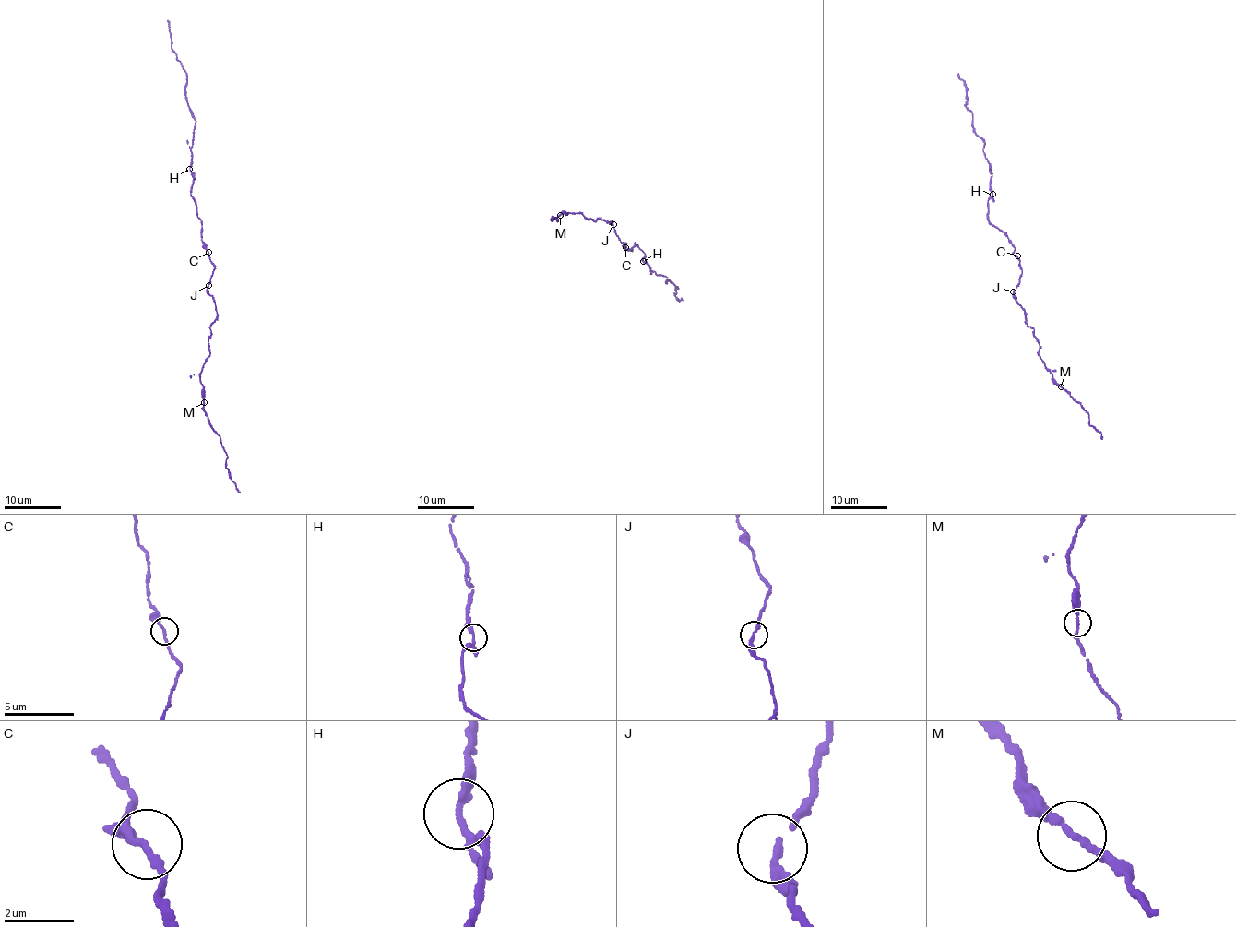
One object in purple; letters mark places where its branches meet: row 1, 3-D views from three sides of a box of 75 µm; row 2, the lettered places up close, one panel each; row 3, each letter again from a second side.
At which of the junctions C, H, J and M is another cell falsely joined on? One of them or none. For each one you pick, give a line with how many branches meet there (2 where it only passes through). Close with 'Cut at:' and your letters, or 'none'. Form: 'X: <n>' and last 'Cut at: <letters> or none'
Cut at: none

